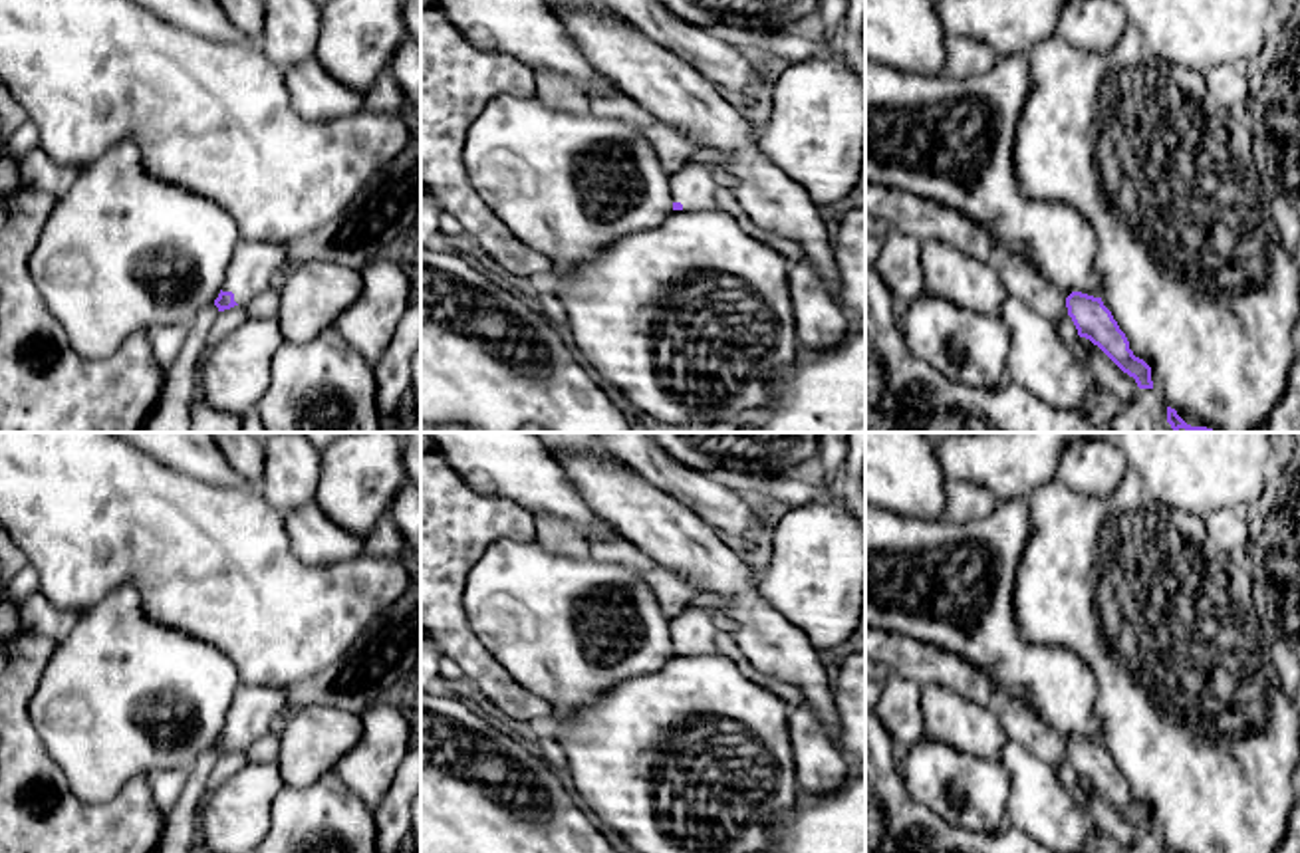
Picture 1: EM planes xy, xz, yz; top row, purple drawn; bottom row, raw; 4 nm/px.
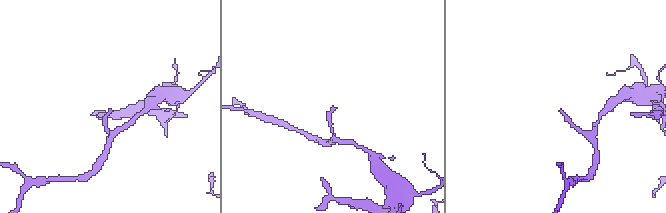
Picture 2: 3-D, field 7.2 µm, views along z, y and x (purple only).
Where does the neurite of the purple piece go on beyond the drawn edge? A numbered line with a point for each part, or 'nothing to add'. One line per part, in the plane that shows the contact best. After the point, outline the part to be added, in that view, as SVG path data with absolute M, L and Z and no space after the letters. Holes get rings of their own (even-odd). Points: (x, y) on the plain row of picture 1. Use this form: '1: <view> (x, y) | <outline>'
1: xy (253, 709) | M238 686L224 718L222 736L232 736L238 750L250 748L270 730L270 722L288 706L288 692L266 686Z

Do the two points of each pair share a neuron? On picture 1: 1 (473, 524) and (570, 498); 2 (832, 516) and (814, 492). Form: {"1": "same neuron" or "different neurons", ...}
{"1": "different neurons", "2": "different neurons"}

